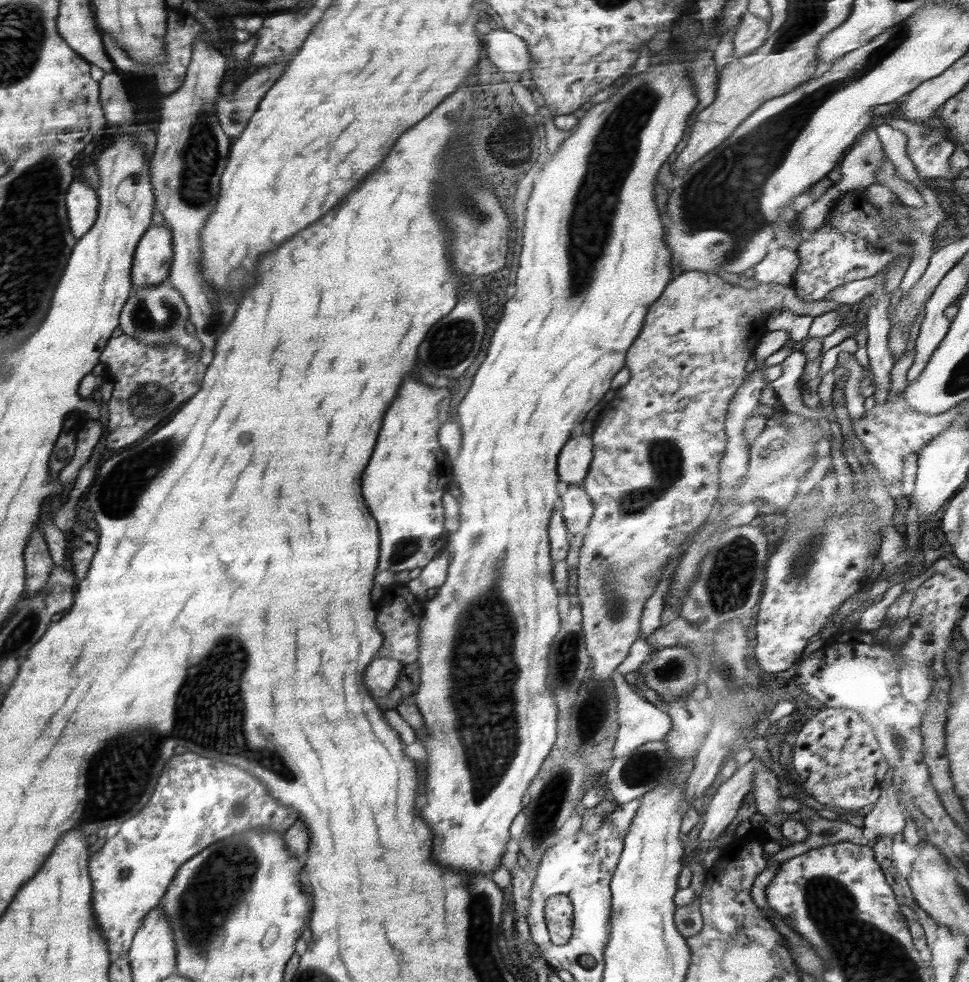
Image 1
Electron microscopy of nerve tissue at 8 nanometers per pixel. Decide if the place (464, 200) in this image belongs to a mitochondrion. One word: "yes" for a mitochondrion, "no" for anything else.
yes

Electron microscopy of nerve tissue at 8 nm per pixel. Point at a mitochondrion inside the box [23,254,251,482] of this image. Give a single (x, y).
(145, 318)

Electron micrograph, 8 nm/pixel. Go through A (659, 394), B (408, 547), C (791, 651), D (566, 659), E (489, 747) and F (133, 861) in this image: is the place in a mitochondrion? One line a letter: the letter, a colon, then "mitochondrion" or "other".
A: other
B: mitochondrion
C: other
D: mitochondrion
E: mitochondrion
F: other

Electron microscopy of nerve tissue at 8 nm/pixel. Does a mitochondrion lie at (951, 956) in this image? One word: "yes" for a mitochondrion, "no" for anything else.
no

